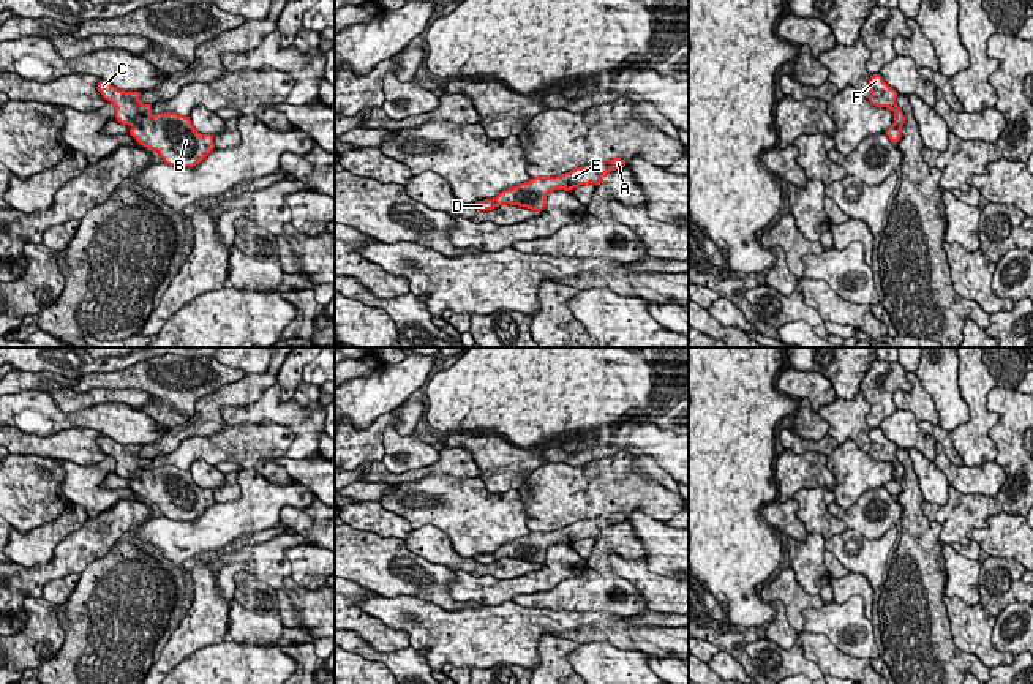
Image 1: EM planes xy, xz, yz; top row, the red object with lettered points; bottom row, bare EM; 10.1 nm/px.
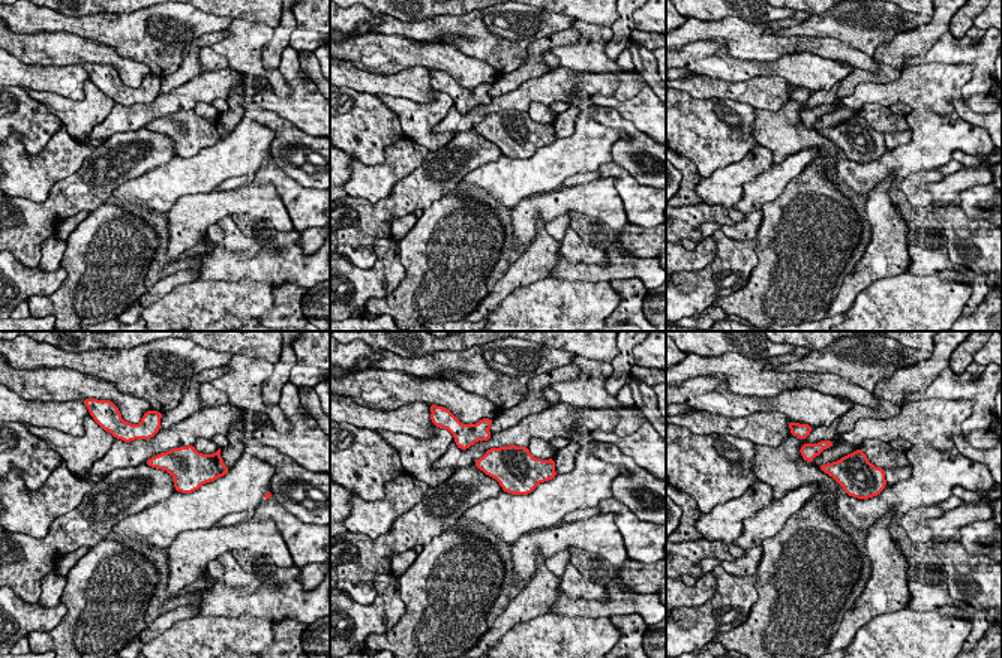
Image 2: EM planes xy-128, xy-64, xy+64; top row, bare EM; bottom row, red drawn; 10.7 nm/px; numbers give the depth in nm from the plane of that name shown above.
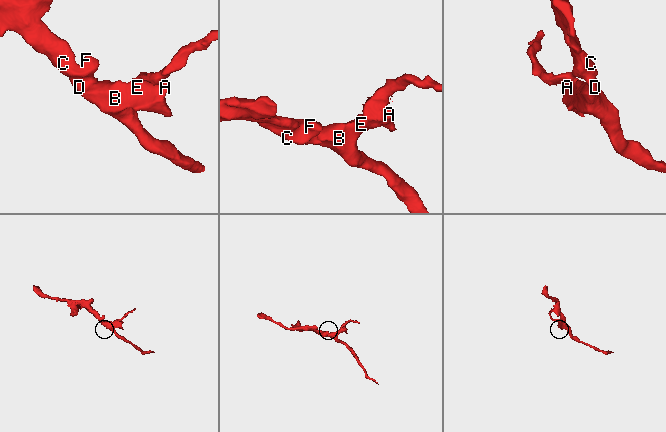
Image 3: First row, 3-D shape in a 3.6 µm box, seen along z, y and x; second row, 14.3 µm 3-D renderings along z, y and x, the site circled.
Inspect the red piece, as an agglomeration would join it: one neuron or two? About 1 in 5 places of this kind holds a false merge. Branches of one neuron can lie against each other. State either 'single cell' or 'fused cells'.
single cell

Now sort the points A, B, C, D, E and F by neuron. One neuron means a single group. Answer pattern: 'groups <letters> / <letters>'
groups A B C D E F

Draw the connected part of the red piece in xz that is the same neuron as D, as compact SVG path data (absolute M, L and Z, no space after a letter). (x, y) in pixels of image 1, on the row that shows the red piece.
M605 158L597 164L575 167L570 172L556 177L534 177L524 183L501 191L493 199L477 201L474 205L480 210L493 210L502 204L510 204L542 212L547 205L547 196L550 191L572 191L580 185L599 185L605 174L621 169L625 164L627 160Z

